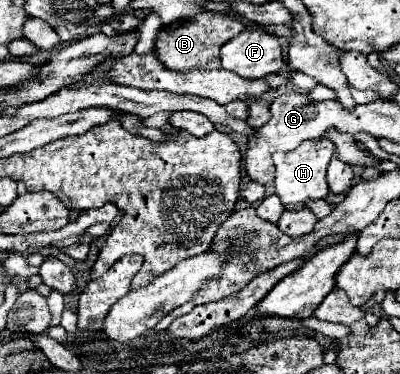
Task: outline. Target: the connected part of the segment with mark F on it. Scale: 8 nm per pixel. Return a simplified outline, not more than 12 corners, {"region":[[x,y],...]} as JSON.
{"region":[[247,28],[221,46],[241,78],[283,68],[279,38]]}

